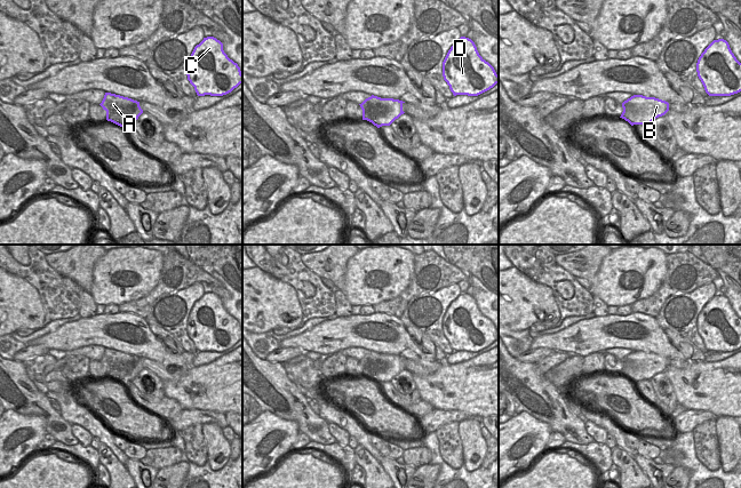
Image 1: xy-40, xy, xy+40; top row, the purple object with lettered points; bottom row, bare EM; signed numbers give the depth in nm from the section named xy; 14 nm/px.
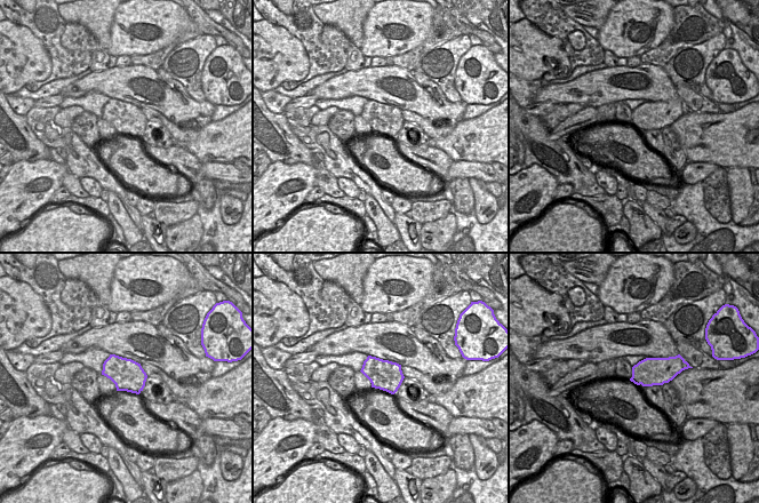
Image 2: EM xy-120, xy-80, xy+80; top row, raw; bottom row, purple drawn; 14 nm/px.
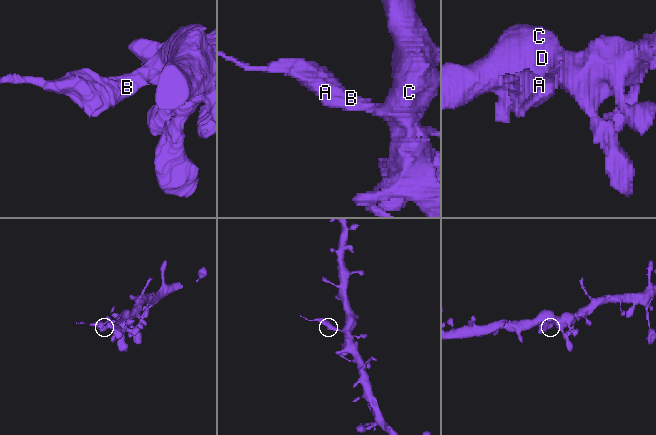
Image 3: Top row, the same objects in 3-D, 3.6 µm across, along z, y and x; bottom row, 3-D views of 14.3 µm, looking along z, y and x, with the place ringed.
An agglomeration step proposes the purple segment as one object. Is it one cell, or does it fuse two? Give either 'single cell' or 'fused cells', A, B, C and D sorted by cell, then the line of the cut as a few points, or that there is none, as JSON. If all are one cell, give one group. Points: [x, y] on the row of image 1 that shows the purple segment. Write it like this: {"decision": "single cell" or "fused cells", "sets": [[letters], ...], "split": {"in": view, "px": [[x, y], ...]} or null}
{"decision": "fused cells", "sets": [["A"], ["B", "C", "D"]], "split": {"in": "xy", "px": [[371, 109], [375, 116], [393, 111], [401, 113]]}}

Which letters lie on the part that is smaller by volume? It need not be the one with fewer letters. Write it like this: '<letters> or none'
A

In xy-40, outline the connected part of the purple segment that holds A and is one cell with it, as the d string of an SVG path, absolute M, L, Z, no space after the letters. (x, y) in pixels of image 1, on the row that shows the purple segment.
M105 93L99 104L106 111L106 120L124 129L130 127L143 113L137 110L140 102L120 95Z

